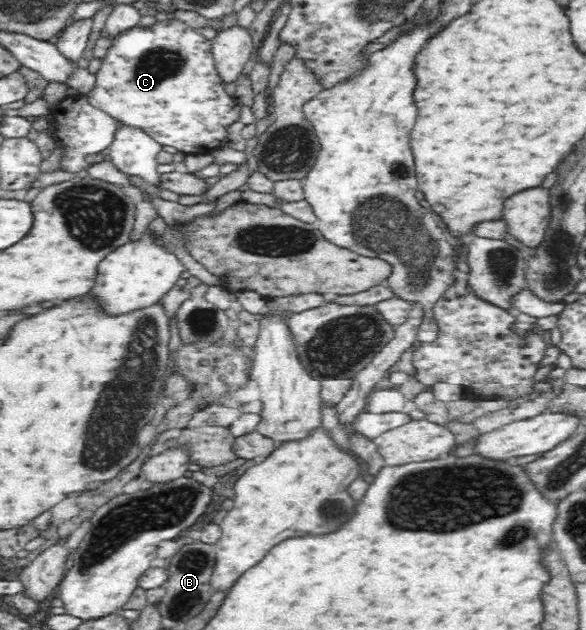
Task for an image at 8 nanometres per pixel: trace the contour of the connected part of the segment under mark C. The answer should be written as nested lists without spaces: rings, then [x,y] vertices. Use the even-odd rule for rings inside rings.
[[[178,19],[157,21],[150,27],[138,26],[122,32],[112,39],[112,45],[101,59],[94,88],[86,96],[87,100],[94,109],[110,115],[112,119],[144,129],[162,146],[174,146],[187,155],[212,153],[226,146],[229,131],[240,125],[242,110],[242,104],[224,89],[225,80],[214,64],[212,48],[211,41]]]

